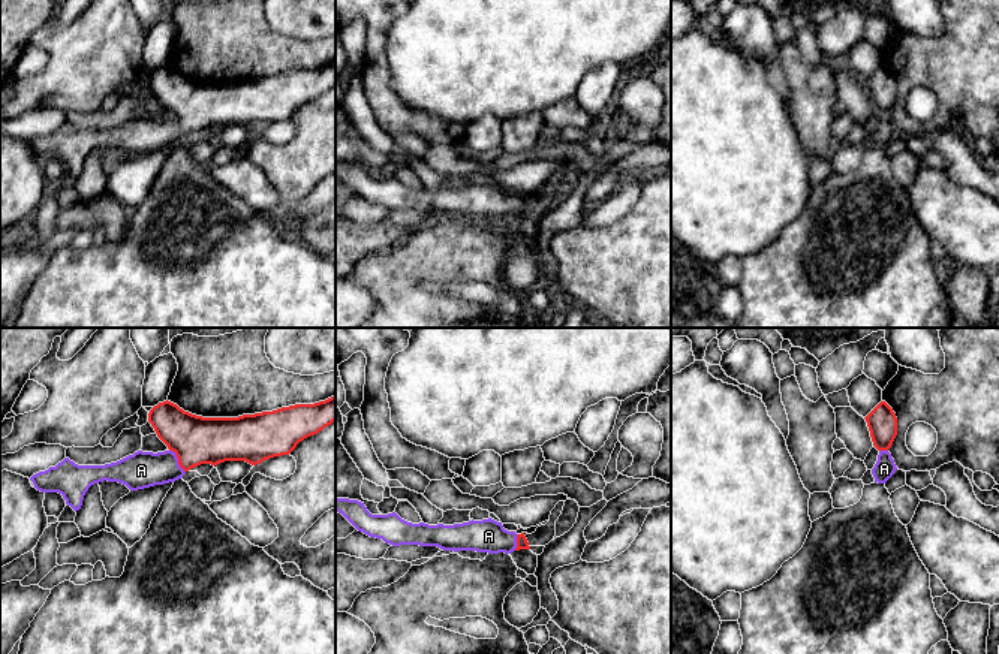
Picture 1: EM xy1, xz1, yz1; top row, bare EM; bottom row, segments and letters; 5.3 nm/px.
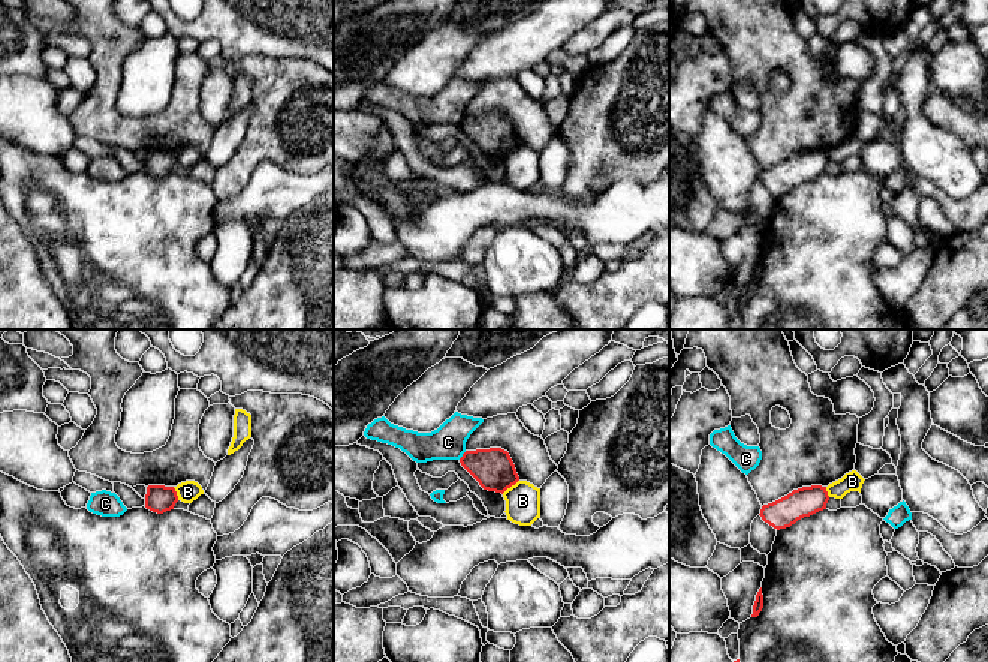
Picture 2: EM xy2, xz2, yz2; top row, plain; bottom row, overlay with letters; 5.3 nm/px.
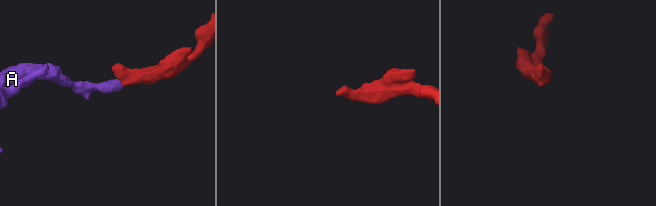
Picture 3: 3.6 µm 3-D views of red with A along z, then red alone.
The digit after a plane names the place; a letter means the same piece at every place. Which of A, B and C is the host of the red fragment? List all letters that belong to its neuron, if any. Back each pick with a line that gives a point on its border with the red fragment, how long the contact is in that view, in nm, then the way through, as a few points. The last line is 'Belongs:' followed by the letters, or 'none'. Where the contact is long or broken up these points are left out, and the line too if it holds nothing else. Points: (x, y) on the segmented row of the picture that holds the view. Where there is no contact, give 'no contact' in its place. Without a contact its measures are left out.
A: meets red in xy1 at (178, 461); contact 150 nm long; runs through xy1 (196, 440), (178, 461), (159, 469), (141, 470)
Belongs: A

